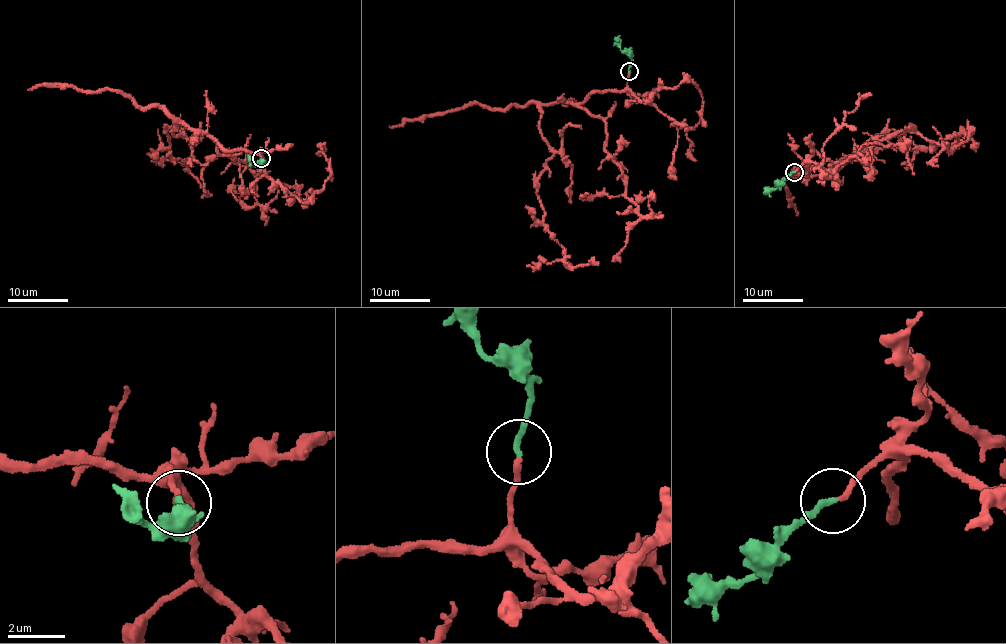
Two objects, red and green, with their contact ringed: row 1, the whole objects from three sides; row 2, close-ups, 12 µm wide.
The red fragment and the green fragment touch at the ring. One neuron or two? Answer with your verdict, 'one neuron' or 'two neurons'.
one neuron

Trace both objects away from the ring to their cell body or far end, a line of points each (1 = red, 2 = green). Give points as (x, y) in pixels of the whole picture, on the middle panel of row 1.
1: (628, 72), (622, 90), (540, 106), (541, 136), (553, 153), (536, 189), (545, 230), (566, 263), (589, 261)
2: (628, 70), (631, 59), (620, 48), (619, 35)

